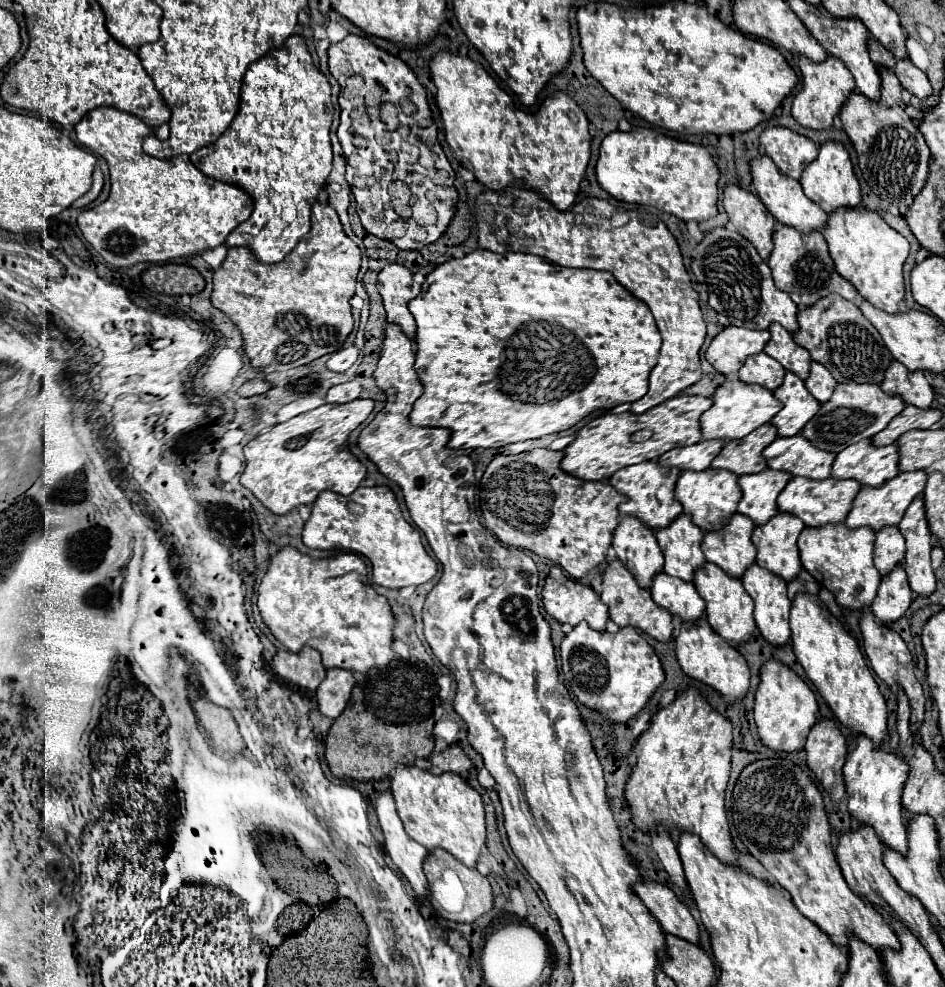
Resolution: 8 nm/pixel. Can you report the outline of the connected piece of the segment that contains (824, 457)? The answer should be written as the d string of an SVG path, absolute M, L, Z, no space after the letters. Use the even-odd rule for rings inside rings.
M802 436L776 438L764 452L768 468L788 472L790 476L804 476L810 480L824 480L830 476L834 454L822 452L812 444L806 444Z

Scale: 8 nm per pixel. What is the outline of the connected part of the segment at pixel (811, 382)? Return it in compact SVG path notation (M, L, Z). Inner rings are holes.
M812 362L810 376L806 380L806 388L820 404L826 404L836 388L836 380L830 376L830 372L826 372L826 368L822 368L822 364Z

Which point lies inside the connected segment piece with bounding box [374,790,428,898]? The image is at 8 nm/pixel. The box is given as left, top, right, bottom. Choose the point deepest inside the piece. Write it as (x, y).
(407, 854)

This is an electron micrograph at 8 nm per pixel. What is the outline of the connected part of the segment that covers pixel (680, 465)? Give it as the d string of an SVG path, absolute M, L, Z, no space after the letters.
M718 440L710 442L710 444L694 444L694 446L682 446L682 448L674 448L666 454L662 454L658 458L660 466L674 466L678 470L706 470L710 466L710 462L718 456L718 452L722 450L722 444L718 444Z

